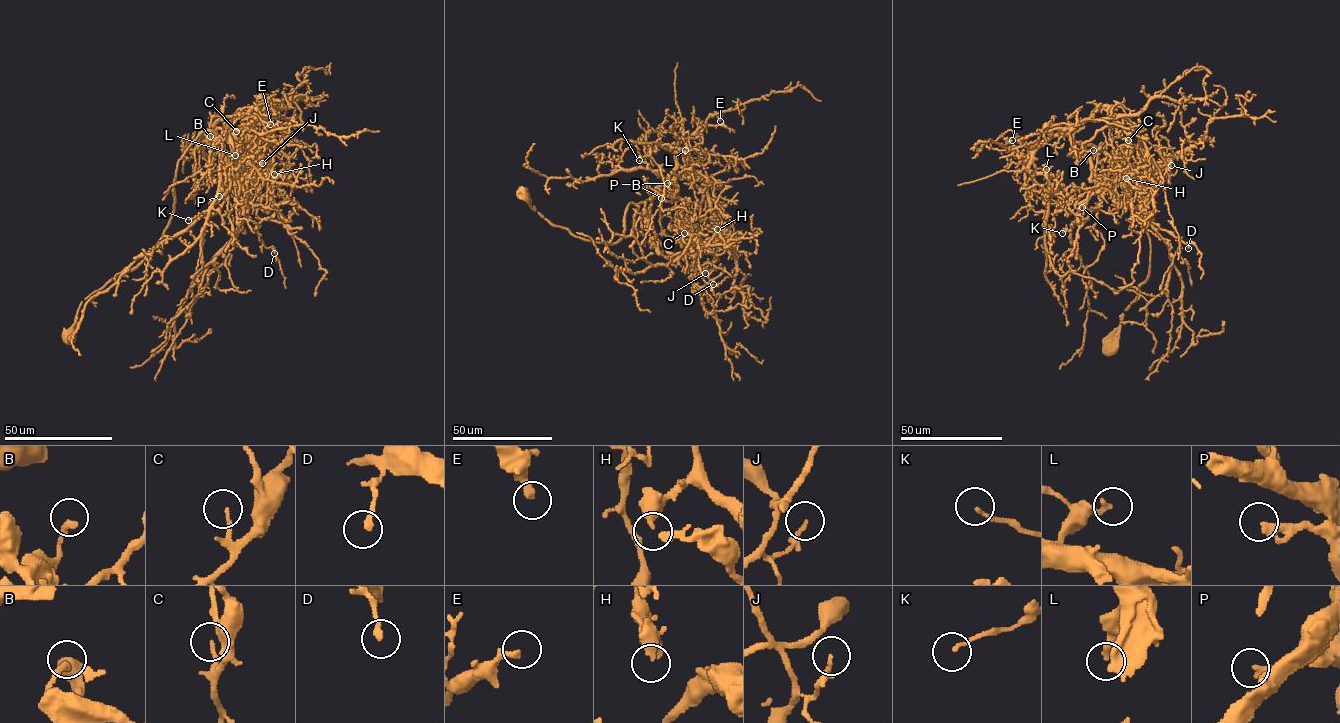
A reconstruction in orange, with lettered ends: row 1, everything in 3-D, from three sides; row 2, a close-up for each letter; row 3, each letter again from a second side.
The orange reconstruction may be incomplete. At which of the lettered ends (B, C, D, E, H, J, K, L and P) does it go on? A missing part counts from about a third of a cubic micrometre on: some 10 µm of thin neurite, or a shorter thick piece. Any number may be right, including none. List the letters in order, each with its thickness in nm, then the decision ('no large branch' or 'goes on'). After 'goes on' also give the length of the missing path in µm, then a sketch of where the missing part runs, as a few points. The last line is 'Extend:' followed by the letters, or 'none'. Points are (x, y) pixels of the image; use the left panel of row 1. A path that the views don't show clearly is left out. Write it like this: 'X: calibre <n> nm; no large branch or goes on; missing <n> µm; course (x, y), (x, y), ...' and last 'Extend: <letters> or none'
B: calibre 240 nm; no large branch
C: calibre 150 nm; no large branch
D: calibre 220 nm; no large branch
E: calibre 280 nm; no large branch
H: calibre 360 nm; no large branch
J: calibre 150 nm; no large branch
K: calibre 130 nm; no large branch
L: calibre 240 nm; no large branch
P: calibre 320 nm; no large branch
Extend: none

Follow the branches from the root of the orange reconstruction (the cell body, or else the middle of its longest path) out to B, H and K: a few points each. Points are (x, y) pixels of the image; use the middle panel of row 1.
B: (522, 192), (551, 223), (610, 244), (622, 237), (629, 204), (666, 190), (669, 194), (661, 198)
H: (522, 192), (551, 223), (605, 244), (622, 237), (629, 204), (646, 200), (671, 253), (717, 229)
K: (522, 192), (551, 223), (610, 244), (622, 237), (630, 203), (666, 190), (674, 197), (674, 184), (639, 160)

